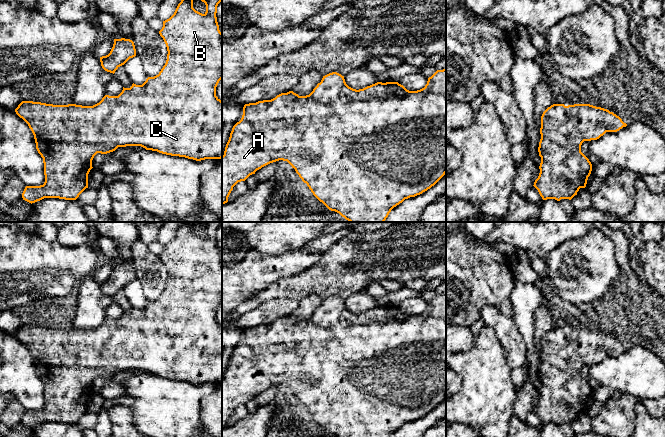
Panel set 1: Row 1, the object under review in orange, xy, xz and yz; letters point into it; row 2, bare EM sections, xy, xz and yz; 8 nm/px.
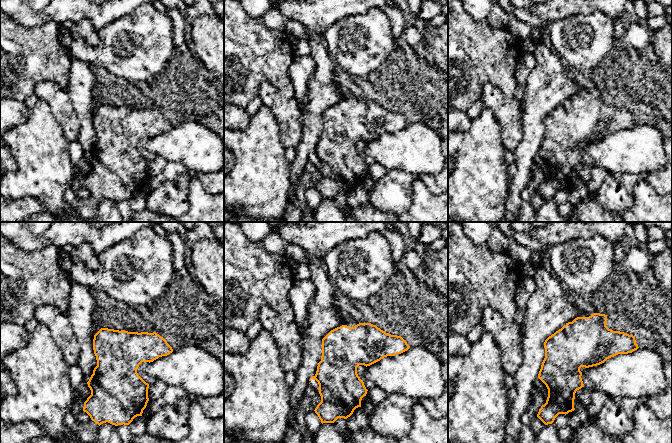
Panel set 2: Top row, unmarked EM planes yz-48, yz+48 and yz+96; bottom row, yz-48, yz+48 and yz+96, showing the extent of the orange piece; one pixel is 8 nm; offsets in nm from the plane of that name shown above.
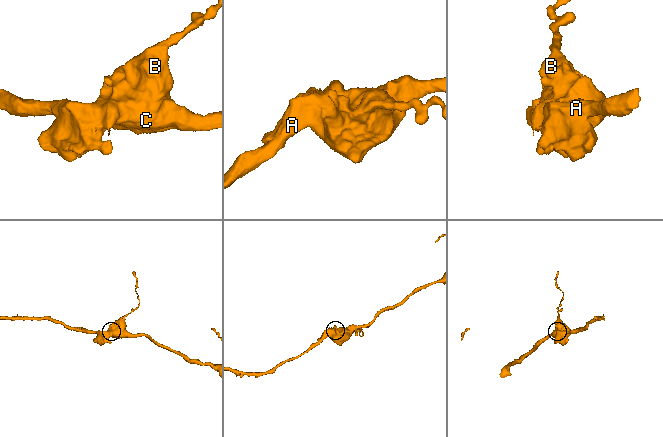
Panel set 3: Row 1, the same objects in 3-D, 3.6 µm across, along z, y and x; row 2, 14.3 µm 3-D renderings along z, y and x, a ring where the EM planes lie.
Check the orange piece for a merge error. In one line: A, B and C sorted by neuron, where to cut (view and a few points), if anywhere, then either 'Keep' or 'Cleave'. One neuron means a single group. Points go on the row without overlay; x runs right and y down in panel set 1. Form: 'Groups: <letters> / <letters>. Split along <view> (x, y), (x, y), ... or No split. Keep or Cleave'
Groups: A B C. No split. Keep

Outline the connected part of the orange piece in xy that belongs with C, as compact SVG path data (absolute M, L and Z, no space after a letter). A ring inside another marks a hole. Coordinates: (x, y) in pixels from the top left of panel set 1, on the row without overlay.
M183 222L178 228L174 238L163 245L163 251L159 255L167 271L167 284L158 299L148 301L142 309L132 308L130 312L124 312L118 320L105 319L102 324L93 330L82 330L76 328L53 329L41 326L22 325L15 333L16 338L22 342L31 353L38 377L43 382L45 406L40 410L26 410L23 417L23 424L35 427L44 422L59 422L65 424L76 424L79 419L88 412L88 398L92 391L92 384L97 377L107 378L115 375L118 371L141 370L146 374L157 375L162 378L185 381L196 385L205 383L222 382L222 325L216 320L216 311L222 303L222 257L217 246L217 230L221 226L220 222ZM200 223L206 229L204 238L193 232L193 225Z

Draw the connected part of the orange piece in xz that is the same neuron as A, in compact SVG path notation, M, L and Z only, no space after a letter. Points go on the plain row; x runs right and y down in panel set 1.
M446 293L437 294L428 302L425 311L417 315L409 315L398 306L377 306L356 314L346 308L344 300L332 296L323 300L321 306L309 319L299 320L293 315L289 315L281 317L271 324L245 328L242 342L233 350L222 380L222 429L228 426L228 421L238 406L245 405L257 394L279 384L287 385L302 405L307 408L313 419L331 435L337 437L390 437L405 423L415 421L430 413L446 398Z

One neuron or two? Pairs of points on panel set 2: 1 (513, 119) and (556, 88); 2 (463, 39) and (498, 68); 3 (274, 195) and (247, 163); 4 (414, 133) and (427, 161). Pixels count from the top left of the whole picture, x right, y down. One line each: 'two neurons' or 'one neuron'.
1: two neurons
2: one neuron
3: one neuron
4: one neuron

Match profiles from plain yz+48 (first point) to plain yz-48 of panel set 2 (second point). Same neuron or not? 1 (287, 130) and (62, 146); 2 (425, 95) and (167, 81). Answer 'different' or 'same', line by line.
1: different
2: same

